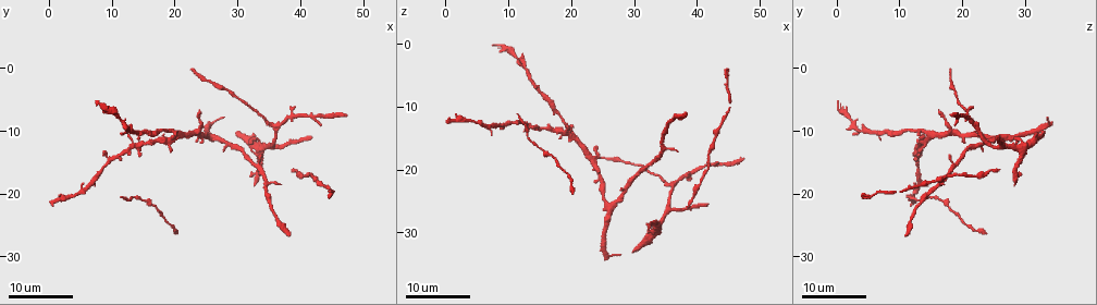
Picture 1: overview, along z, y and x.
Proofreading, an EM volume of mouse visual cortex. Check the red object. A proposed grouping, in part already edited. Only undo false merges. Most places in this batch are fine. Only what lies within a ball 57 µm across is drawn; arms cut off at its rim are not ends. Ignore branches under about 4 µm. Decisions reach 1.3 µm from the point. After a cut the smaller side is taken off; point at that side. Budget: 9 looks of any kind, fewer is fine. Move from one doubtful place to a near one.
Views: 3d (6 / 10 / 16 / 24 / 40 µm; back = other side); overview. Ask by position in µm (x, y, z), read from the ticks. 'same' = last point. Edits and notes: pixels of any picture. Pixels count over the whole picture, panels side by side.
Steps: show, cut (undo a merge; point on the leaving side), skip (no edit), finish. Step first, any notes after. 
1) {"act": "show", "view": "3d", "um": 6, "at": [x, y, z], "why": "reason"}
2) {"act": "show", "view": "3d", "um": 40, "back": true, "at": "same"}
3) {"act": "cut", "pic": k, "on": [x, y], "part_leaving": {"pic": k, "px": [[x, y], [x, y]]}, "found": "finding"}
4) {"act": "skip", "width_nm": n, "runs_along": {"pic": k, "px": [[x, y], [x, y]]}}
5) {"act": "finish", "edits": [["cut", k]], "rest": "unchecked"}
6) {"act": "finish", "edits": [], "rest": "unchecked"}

{"act": "show", "view": "3d", "um": 16, "at": [26.0, 11.0, 25.5], "why": "four or more arms meet"}

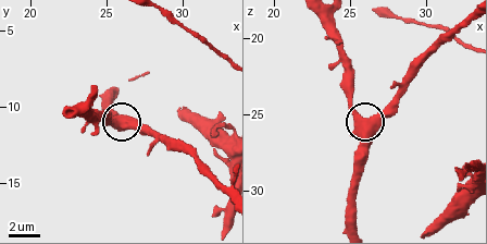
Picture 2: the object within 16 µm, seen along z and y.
{"act": "show", "view": "3d", "um": 10, "at": [26.2, 11.2, 25.4]}

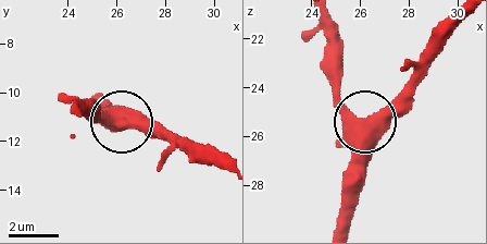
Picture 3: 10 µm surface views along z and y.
{"act": "skip", "width_nm": 460, "found": "all the same cell"}

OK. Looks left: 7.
{"act": "show", "view": "3d", "um": 24, "at": [7.5, 17.5, 13.0], "why": "side arm on a straight run"}

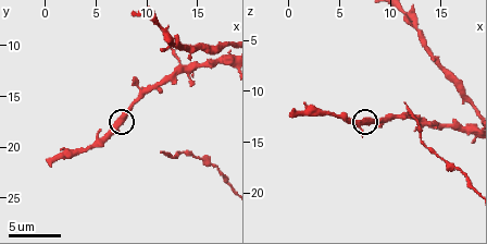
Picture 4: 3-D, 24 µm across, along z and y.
{"act": "show", "view": "3d", "um": 10, "at": [7.4, 17.6, 12.8], "why": "zoom in"}

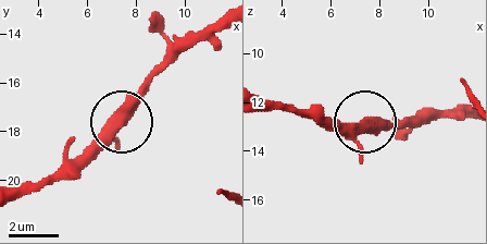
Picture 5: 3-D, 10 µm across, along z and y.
{"act": "skip", "runs_along": {"pic": 5, "px": [[222, 17], [197, 33], [153, 76], [135, 108], [74, 168]]}, "found": "all the same cell"}

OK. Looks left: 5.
{"act": "show", "view": "3d", "um": 16, "at": [19.0, 11.5, 14.0], "why": "four arms meet"}

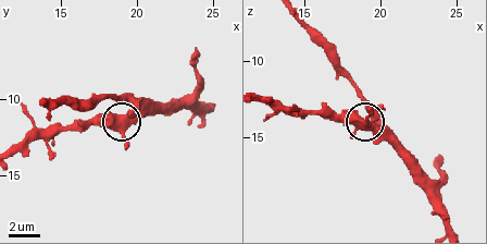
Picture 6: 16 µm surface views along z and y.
{"act": "show", "view": "3d", "um": 6, "at": "same"}

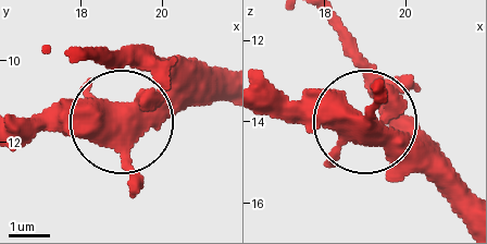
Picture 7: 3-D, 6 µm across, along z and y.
{"act": "skip", "found": "one cell here"}

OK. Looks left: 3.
{"act": "show", "view": "3d", "um": 16, "at": [35.5, 9.0, 22.5], "why": "a fork"}

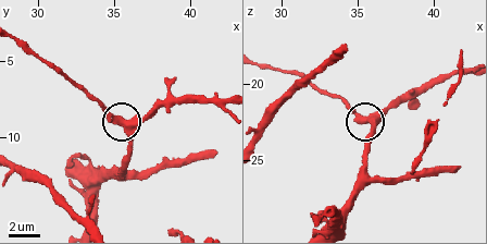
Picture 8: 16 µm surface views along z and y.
{"act": "show", "view": "3d", "um": 6, "at": "same"}

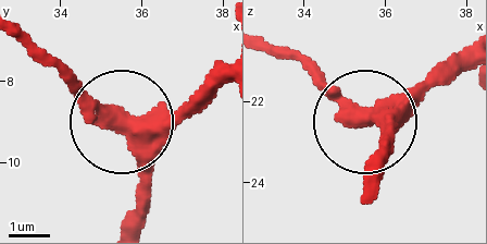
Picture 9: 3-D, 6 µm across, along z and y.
{"act": "skip", "side_arm_um": 13, "found": "continuous, no second cell"}

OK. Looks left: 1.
{"act": "finish", "edits": [], "rest": "unchecked"}

